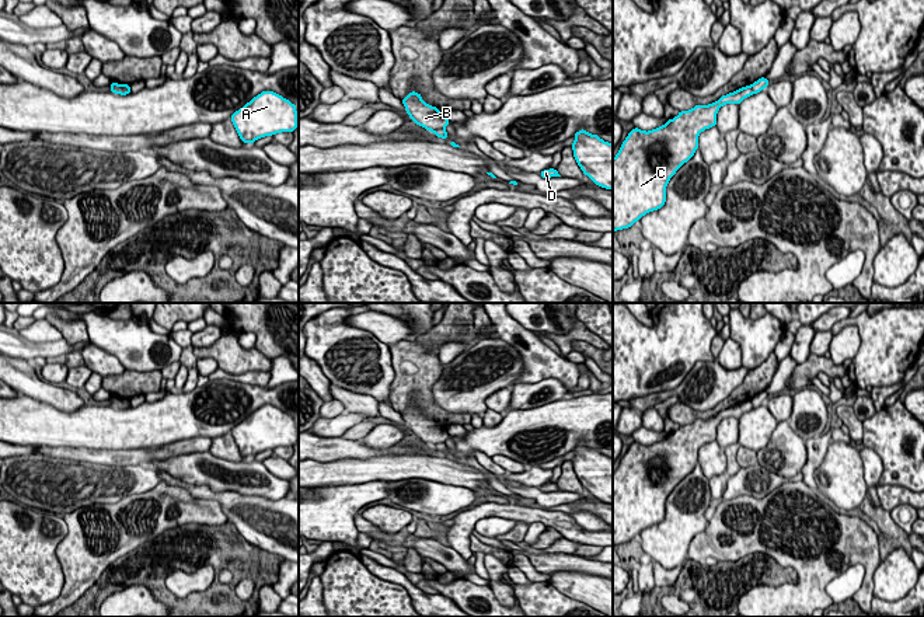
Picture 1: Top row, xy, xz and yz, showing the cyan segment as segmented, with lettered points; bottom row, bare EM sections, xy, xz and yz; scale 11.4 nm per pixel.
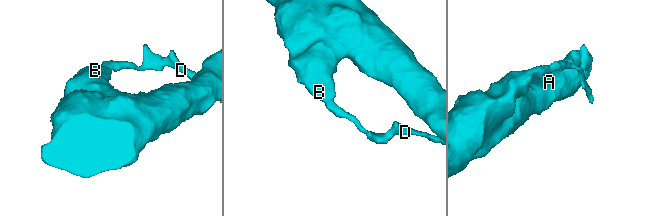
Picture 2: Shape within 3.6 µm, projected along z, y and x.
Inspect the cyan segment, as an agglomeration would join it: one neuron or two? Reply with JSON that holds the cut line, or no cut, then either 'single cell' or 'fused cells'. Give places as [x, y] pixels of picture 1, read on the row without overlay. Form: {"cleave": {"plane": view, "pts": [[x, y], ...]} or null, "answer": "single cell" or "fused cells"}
{"cleave": {"plane": "yz", "pts": [[749, 400], [753, 407]]}, "answer": "fused cells"}

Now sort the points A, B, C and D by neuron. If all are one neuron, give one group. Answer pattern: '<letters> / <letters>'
A B C / D

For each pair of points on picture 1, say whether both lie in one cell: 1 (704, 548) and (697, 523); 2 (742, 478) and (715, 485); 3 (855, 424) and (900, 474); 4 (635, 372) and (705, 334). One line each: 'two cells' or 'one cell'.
1: two cells
2: two cells
3: two cells
4: one cell

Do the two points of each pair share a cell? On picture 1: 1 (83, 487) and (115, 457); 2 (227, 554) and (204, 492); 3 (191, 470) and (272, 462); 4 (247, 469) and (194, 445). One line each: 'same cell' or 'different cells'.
1: different cells
2: different cells
3: different cells
4: different cells

